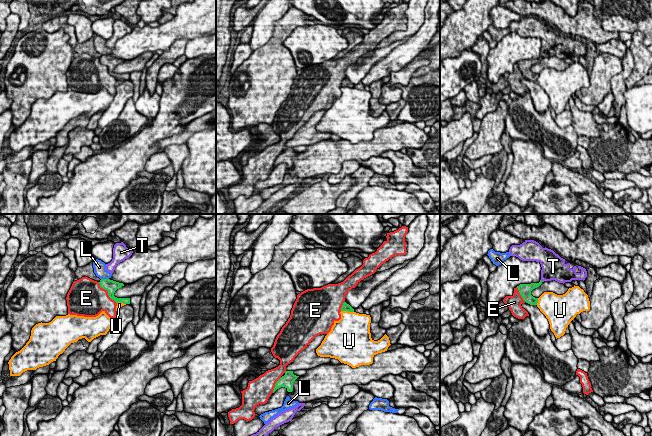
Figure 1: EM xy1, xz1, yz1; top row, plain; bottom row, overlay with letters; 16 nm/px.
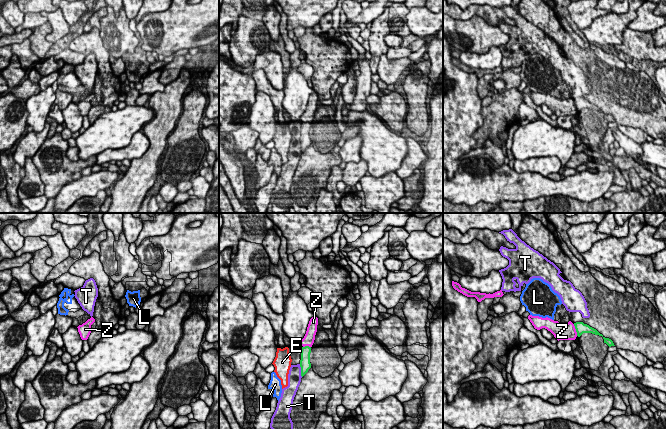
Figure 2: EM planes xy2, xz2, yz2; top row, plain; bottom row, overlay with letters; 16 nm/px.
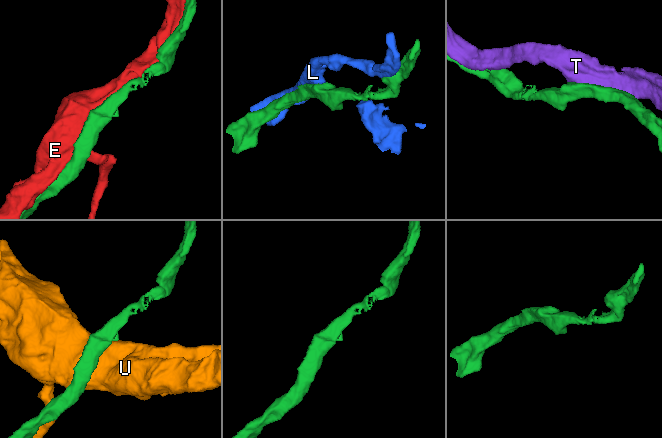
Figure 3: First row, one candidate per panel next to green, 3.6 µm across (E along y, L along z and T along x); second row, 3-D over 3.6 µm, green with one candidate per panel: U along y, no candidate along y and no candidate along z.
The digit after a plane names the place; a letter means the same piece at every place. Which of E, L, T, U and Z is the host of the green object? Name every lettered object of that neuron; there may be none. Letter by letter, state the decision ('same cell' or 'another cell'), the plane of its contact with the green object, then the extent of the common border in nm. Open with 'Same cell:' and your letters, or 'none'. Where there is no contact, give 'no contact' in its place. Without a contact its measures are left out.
Same cell: Z
E: another cell; meets green in xy1; contact 460 nm long
L: another cell; meets green in xy1; contact 130 nm long
T: another cell; meets green in xz2; contact 220 nm long
U: another cell; meets green in xz1; contact 220 nm long
Z: same cell; meets green in yz2; contact 200 nm long

